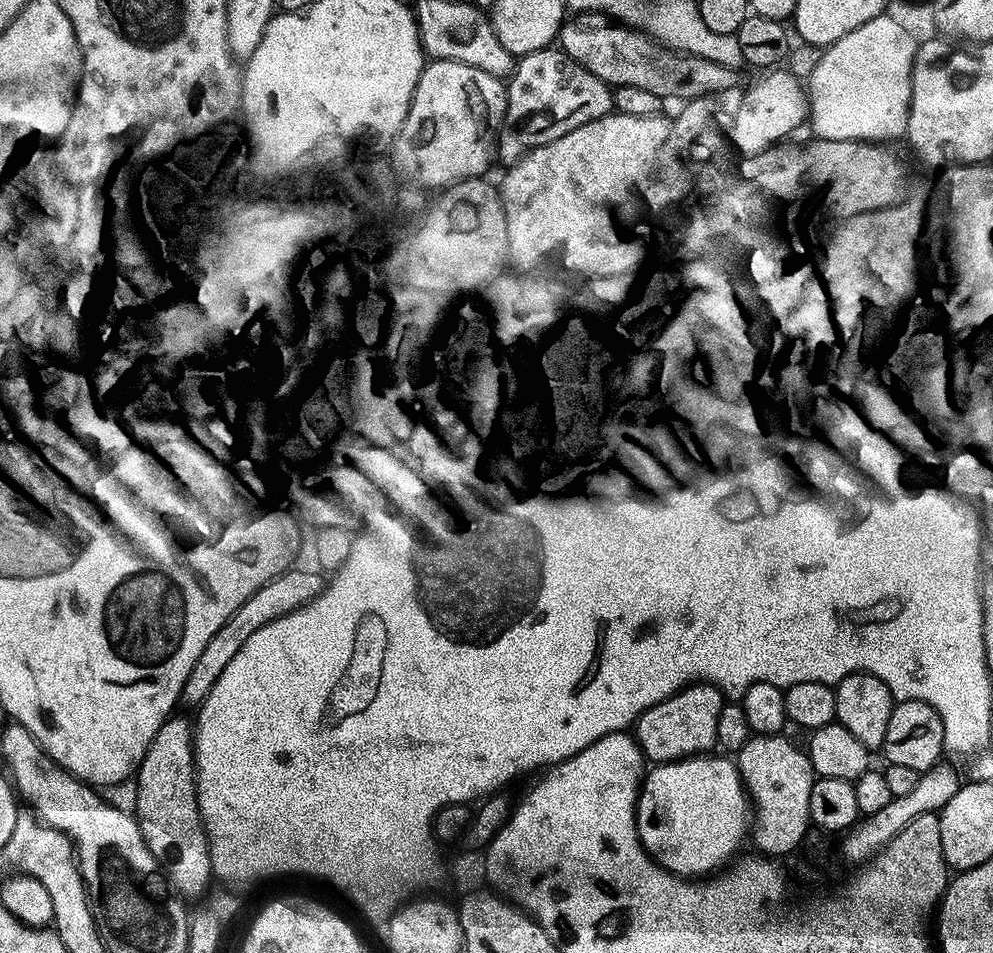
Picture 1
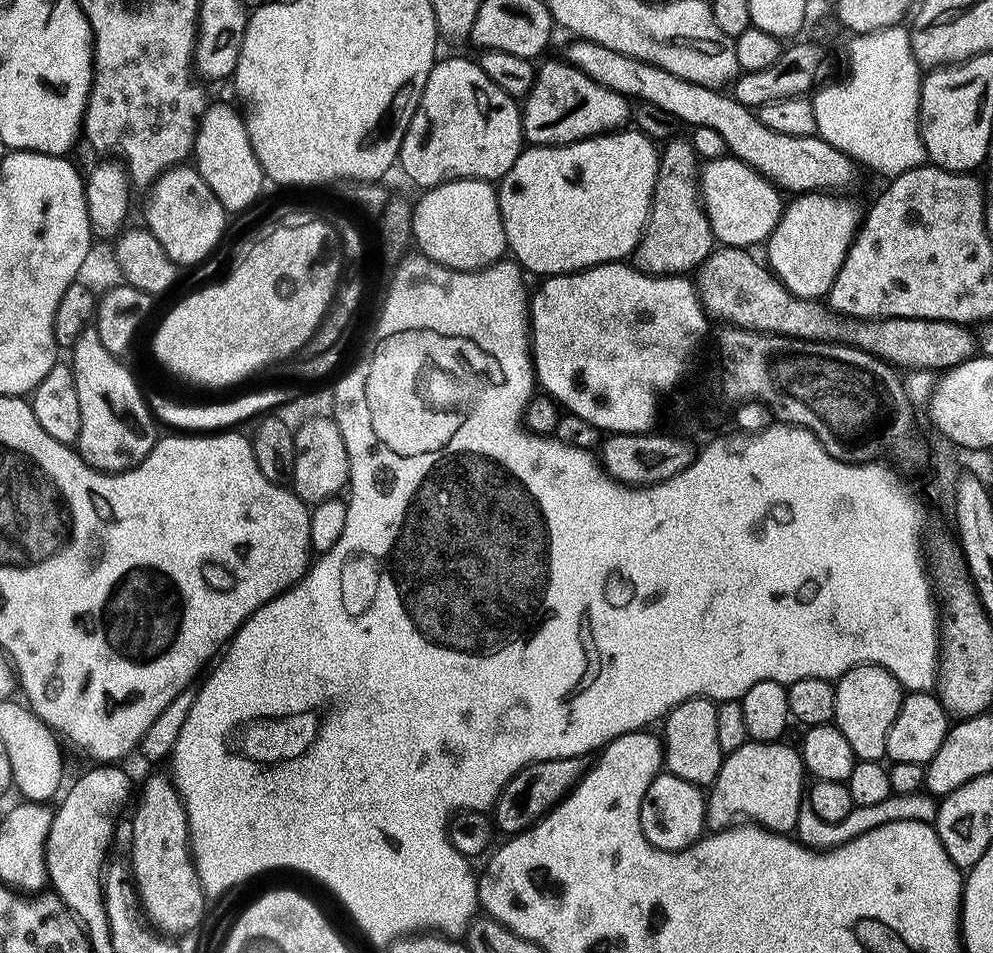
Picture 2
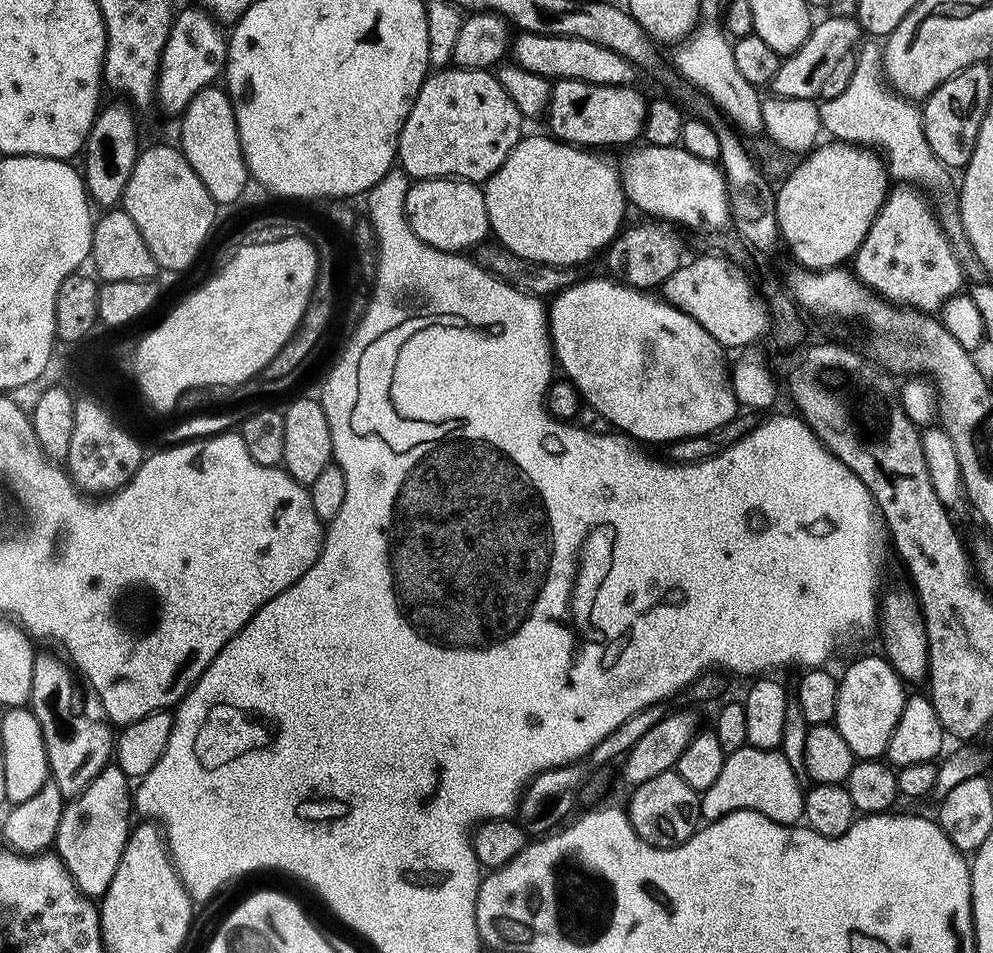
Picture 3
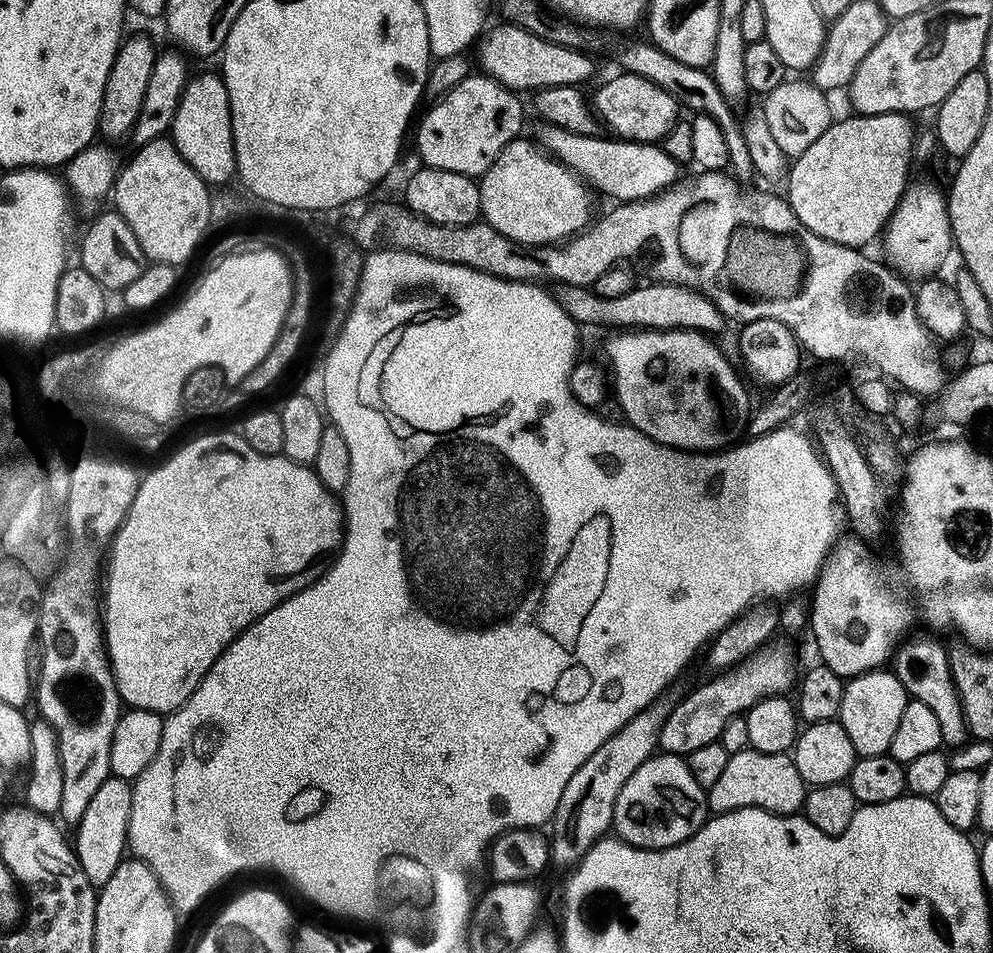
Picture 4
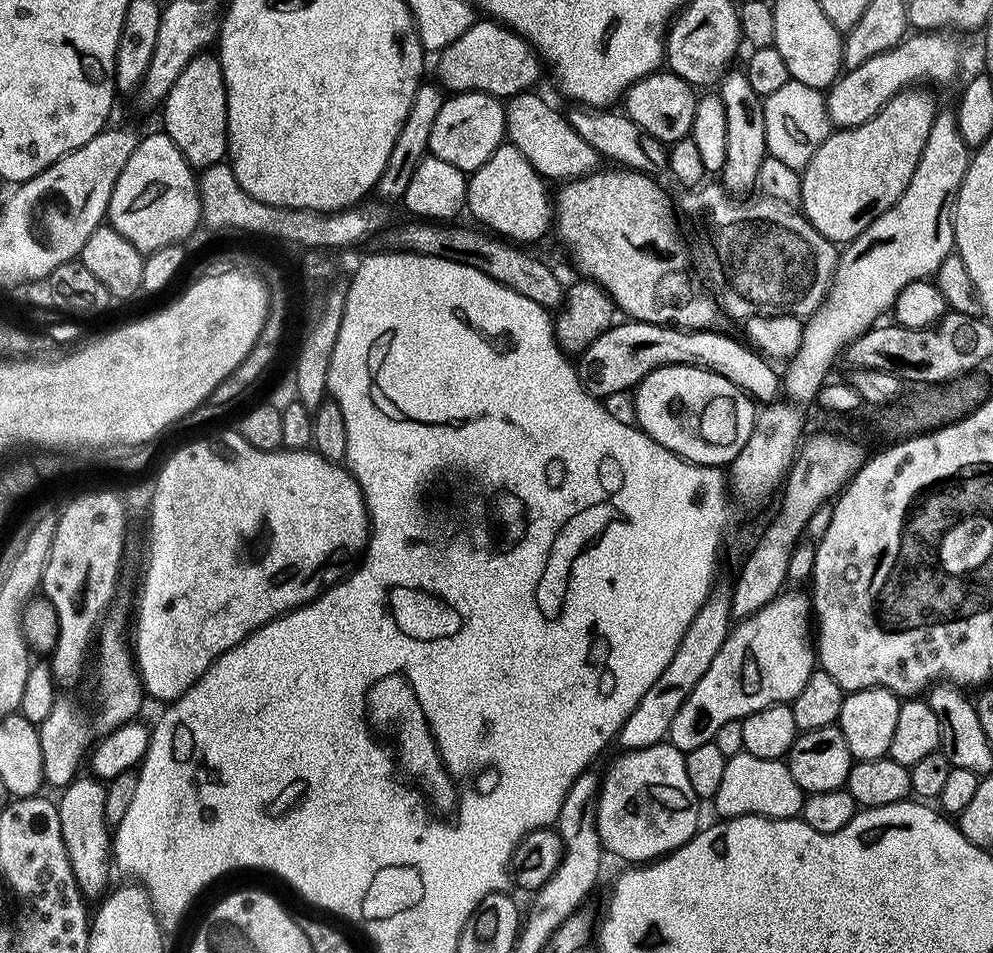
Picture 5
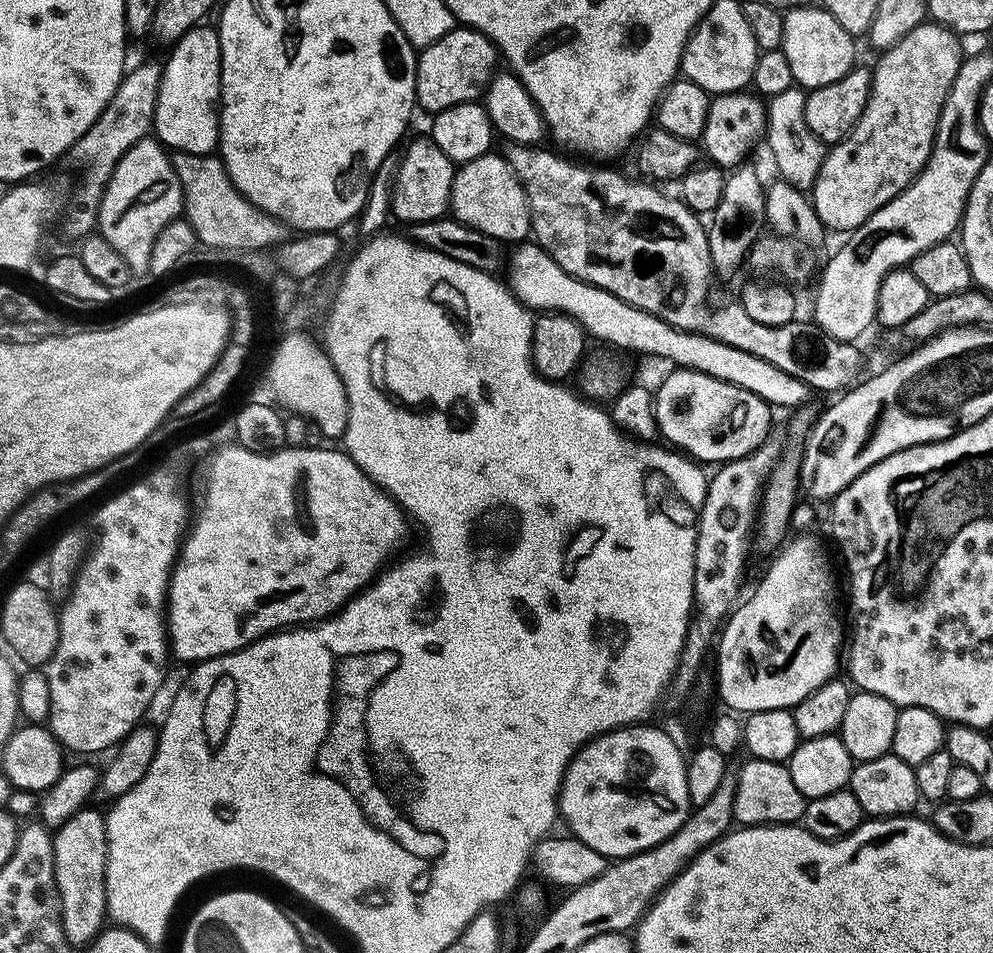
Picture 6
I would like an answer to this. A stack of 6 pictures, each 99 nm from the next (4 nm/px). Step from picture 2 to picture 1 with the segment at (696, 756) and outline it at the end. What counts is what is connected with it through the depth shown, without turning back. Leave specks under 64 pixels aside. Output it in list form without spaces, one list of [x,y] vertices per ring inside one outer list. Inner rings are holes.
[[[697,682],[650,706],[634,725],[636,745],[643,752],[645,761],[653,765],[669,764],[671,760],[711,753],[717,747],[718,714],[722,714],[725,703],[726,697],[720,689],[713,684]]]

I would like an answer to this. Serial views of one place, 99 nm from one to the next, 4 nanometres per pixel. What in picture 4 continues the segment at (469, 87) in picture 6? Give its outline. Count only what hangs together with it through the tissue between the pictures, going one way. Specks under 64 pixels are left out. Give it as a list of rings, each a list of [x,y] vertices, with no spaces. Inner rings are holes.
[[[496,22],[487,32],[488,29],[479,37],[475,49],[476,56],[480,59],[479,71],[517,94],[567,84],[580,86],[583,85],[583,80],[592,76],[592,60],[581,49],[546,42],[538,38],[538,34],[530,34],[530,30],[522,30],[503,22]]]

